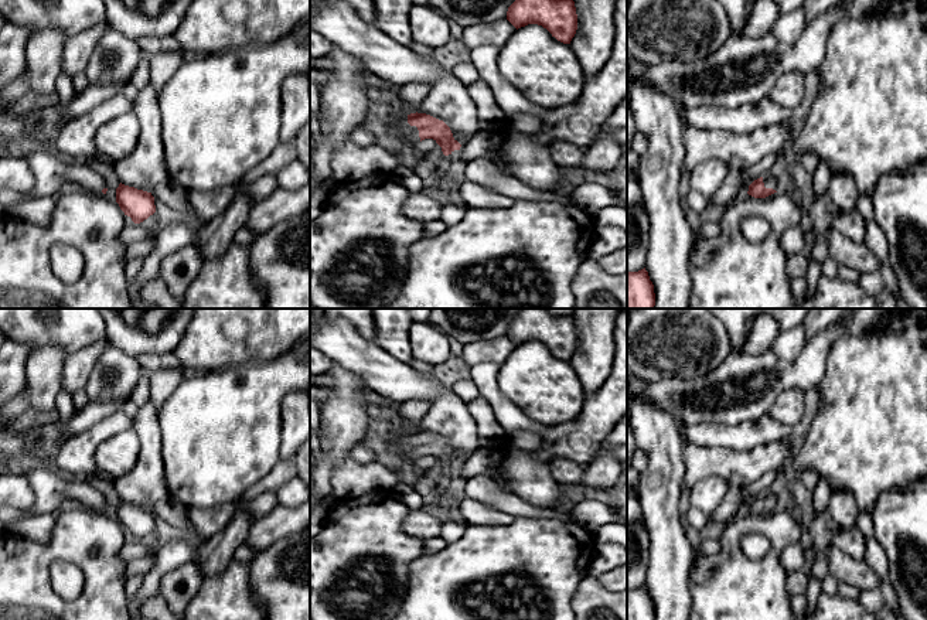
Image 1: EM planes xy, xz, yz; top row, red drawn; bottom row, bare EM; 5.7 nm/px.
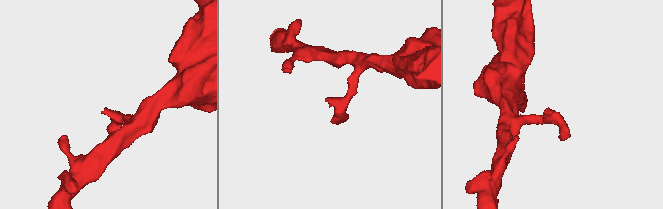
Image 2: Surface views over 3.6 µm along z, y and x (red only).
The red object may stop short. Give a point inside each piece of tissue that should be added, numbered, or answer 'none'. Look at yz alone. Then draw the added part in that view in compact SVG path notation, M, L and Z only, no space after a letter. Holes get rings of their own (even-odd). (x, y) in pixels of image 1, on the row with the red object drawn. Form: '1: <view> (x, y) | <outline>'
1: yz (770, 181) | M763 176L763 183L766 188L773 188L776 191L778 191L778 187L783 184L783 180L778 177L773 177L773 176Z

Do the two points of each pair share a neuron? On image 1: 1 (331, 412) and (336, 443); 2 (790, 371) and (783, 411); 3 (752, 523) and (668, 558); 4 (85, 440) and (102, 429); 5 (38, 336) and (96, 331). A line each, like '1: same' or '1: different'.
1: same
2: different
3: different
4: same
5: same

